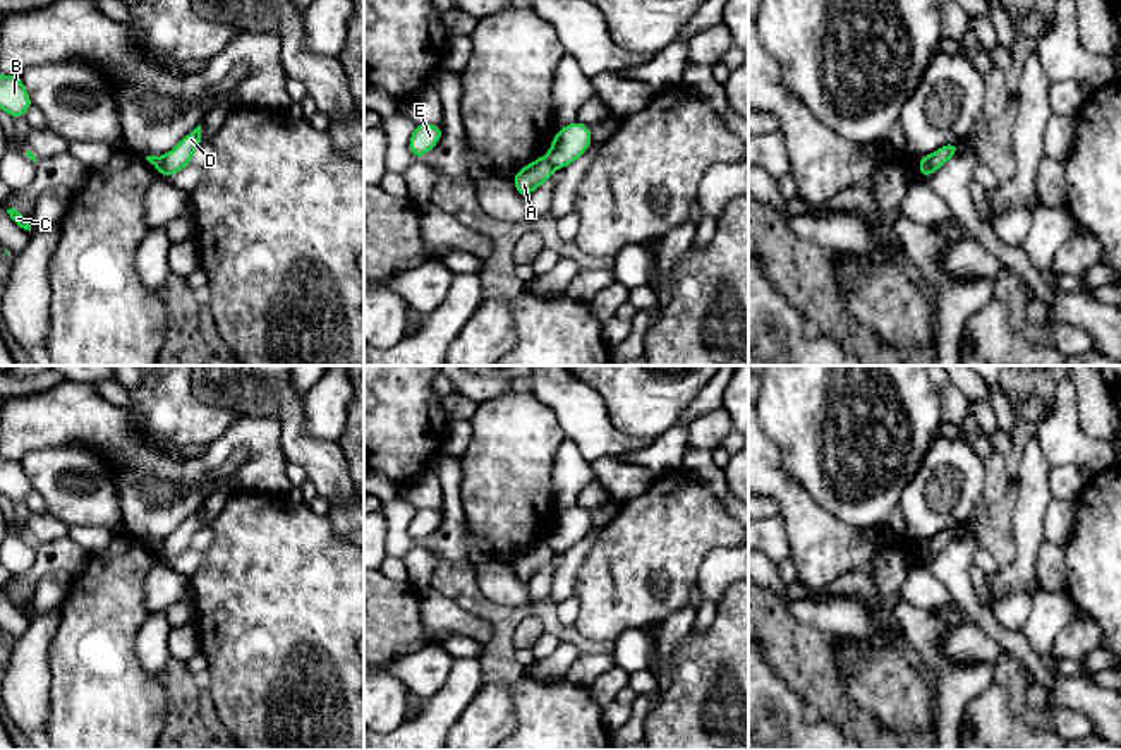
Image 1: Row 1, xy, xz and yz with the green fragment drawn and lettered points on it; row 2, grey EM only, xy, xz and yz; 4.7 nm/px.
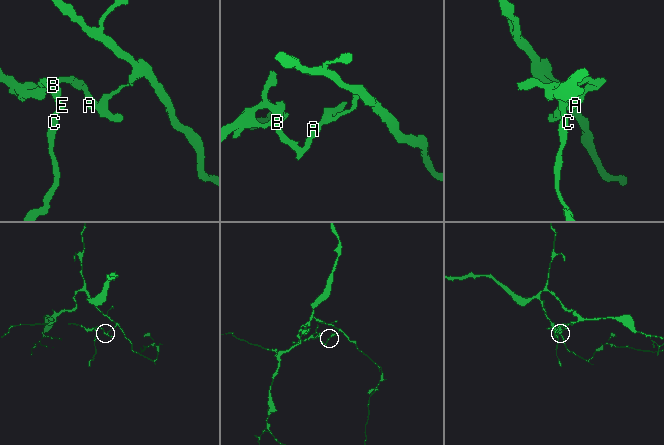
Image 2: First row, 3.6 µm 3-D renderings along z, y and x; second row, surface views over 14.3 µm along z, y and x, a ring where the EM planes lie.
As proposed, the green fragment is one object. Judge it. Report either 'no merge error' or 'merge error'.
merge error

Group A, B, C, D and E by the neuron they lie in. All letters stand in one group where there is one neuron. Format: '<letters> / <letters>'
A B C E / D

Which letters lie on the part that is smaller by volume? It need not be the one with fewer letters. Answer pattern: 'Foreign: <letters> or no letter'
Foreign: A, B, C, E

